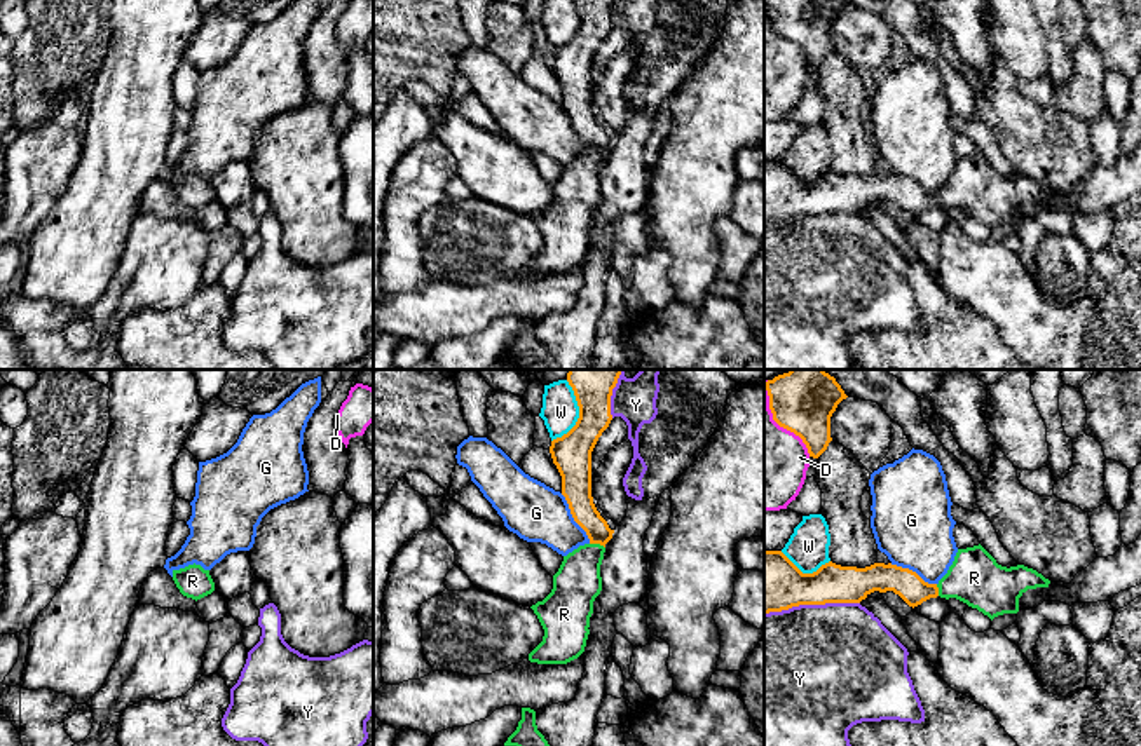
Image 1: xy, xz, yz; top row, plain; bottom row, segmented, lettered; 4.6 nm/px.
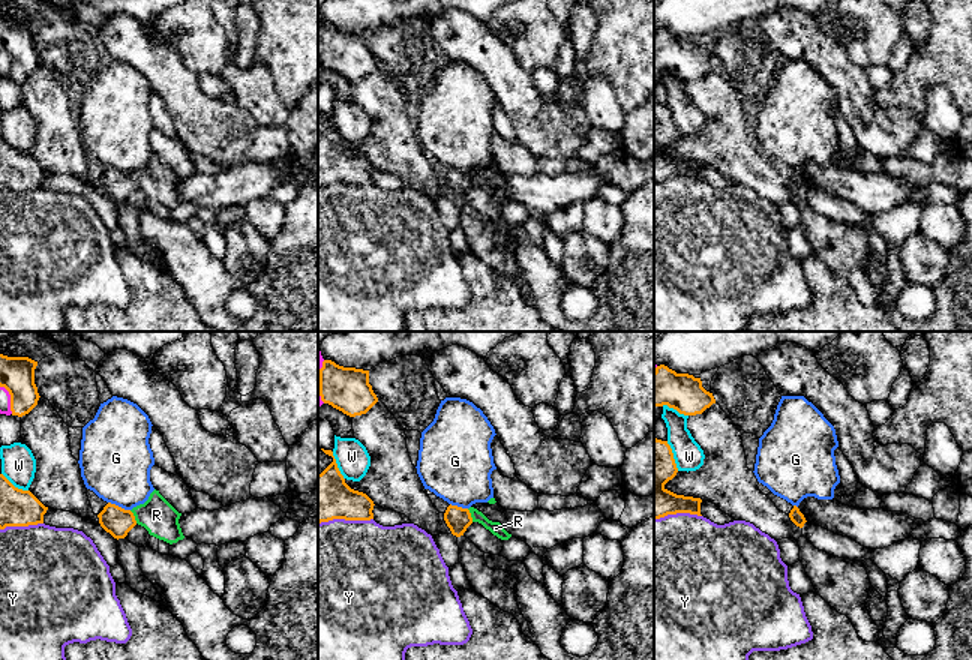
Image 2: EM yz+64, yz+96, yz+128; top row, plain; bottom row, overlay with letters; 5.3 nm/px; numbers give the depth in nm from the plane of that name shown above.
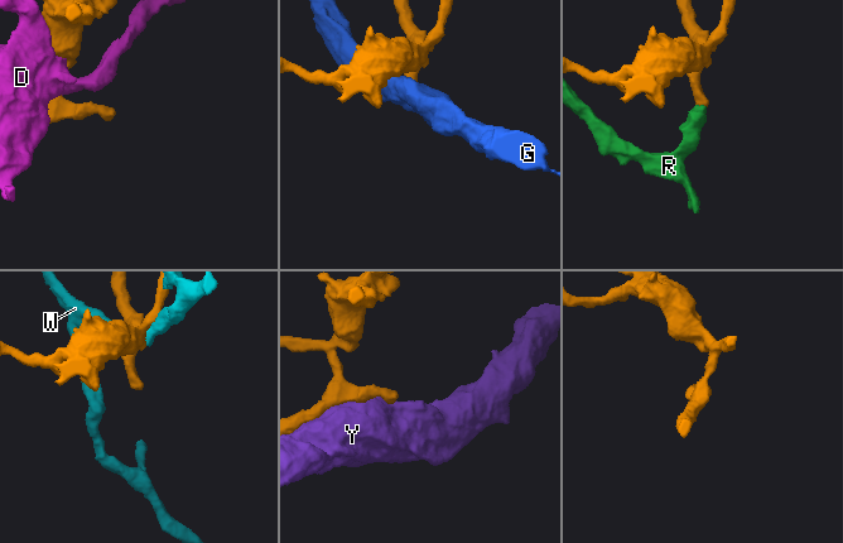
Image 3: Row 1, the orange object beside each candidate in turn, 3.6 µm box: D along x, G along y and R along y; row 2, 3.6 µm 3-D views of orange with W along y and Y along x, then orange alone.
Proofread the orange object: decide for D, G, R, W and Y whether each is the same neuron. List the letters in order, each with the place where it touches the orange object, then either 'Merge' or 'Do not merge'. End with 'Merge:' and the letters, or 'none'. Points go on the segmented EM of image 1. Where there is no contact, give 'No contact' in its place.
D: Touches orange at yz (777, 422). Do not merge
G: Touches orange at xz (573, 516). Do not merge
R: Touches orange at xz (597, 542). Merge
W: Touches orange at xz (580, 413). Do not merge
Y: Touches orange at yz (812, 603). Do not merge
Merge: R

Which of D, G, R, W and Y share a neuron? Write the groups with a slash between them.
D / G / R / W / Y

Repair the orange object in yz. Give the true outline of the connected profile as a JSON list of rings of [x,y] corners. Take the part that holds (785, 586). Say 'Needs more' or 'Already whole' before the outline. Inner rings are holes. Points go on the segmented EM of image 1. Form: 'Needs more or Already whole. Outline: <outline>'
Needs more. Outline: [[[980,544],[958,549],[937,584],[892,563],[857,568],[829,561],[813,573],[803,573],[782,551],[764,551],[764,614],[799,605],[860,603],[874,591],[893,591],[912,608],[937,596],[956,598],[993,621],[1017,614],[1019,598],[1028,589],[1049,584],[1049,579],[1024,565],[998,565]]]

